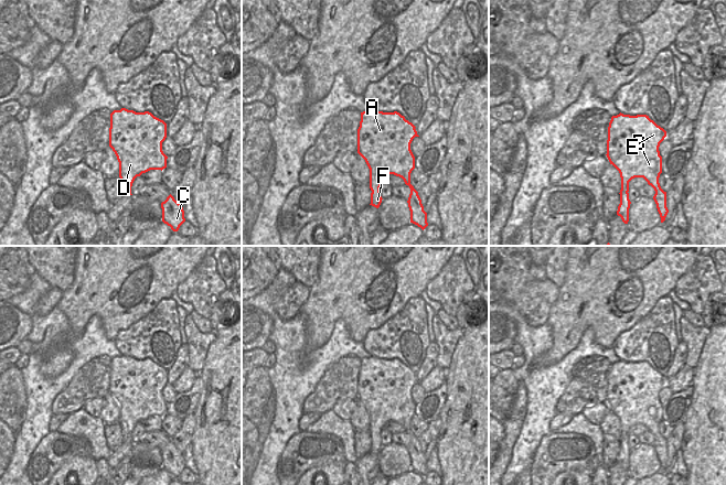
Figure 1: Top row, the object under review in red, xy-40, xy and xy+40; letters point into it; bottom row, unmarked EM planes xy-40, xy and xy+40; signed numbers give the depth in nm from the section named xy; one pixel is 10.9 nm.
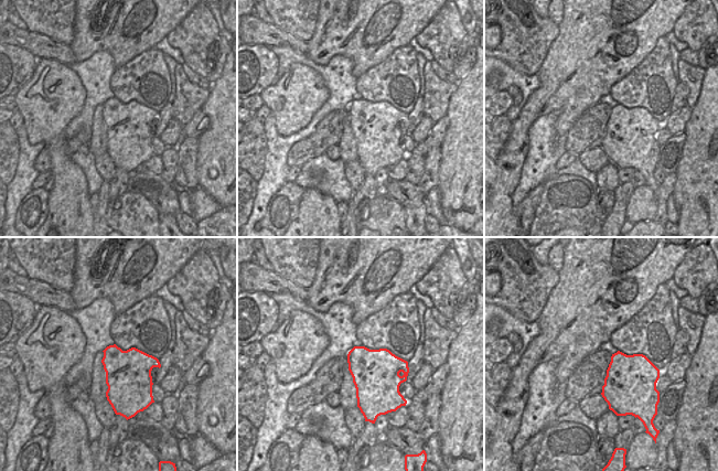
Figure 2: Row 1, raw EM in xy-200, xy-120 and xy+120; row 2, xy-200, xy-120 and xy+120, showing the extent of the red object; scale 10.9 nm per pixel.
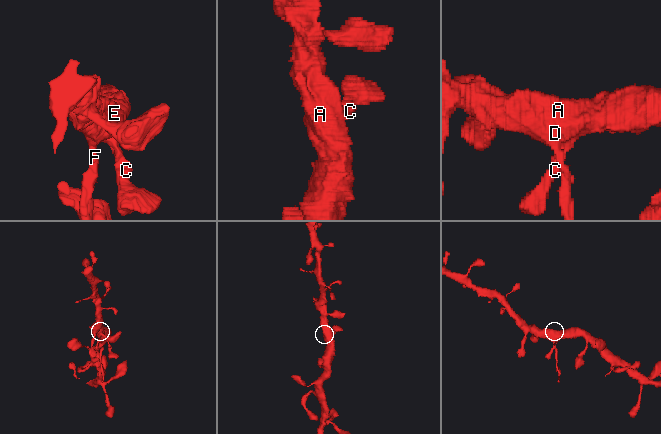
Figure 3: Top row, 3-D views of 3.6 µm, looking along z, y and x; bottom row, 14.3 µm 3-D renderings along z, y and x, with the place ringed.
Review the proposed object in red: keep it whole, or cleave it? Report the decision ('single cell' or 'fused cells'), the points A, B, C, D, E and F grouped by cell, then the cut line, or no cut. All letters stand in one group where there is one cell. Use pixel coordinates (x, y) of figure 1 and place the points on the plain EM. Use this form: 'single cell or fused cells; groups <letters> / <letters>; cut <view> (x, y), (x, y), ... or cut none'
fused cells; groups A B C D E / F; cut xy (372, 437), (378, 439)

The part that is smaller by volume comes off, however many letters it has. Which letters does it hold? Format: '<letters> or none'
F.

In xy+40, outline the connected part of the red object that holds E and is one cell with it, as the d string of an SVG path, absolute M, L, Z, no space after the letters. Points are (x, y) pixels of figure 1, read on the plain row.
M647 362L612 363L608 374L607 405L620 420L621 436L629 439L629 429L634 424L643 424L655 441L661 470L669 460L666 439L659 430L662 420L662 403L660 390L666 384L666 378L658 373Z

